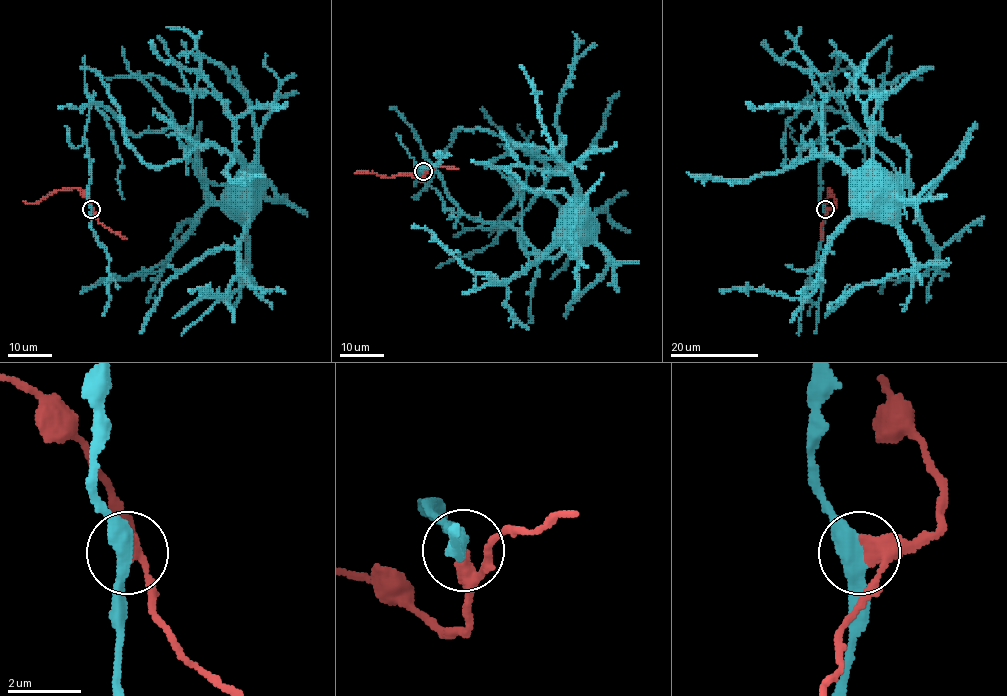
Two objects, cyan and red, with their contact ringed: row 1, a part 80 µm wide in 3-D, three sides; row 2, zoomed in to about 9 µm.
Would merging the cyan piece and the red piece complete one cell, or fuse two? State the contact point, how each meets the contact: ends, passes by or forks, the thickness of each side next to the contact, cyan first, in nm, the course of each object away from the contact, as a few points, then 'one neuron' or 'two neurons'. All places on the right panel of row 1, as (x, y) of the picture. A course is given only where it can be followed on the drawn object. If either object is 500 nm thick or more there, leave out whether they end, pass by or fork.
place (825, 209); cyan passes by; red passes by; calibres 400 and 360 nm; course cyan (826, 209), (819, 167), (831, 95), (869, 135), (879, 128), (908, 155), (906, 200), (864, 192); course red (826, 209), (830, 209), (836, 200), (828, 188), (831, 190), (827, 201); two neurons

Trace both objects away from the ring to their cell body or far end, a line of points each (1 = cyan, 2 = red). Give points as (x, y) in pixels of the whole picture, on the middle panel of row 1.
1: (423, 171), (466, 214), (510, 224), (529, 254), (545, 252), (569, 210)
2: (423, 171), (421, 181), (409, 173), (386, 177), (355, 172)

